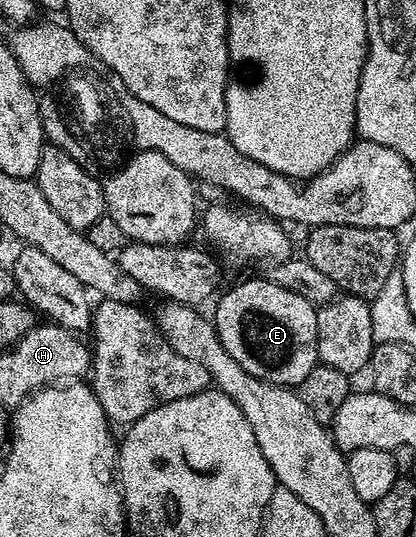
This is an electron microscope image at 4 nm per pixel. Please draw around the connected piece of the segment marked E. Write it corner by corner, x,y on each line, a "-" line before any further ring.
267,279
244,281
229,293
219,294
214,316
217,337
226,354
243,371
272,385
299,387
318,364
317,306
302,295

